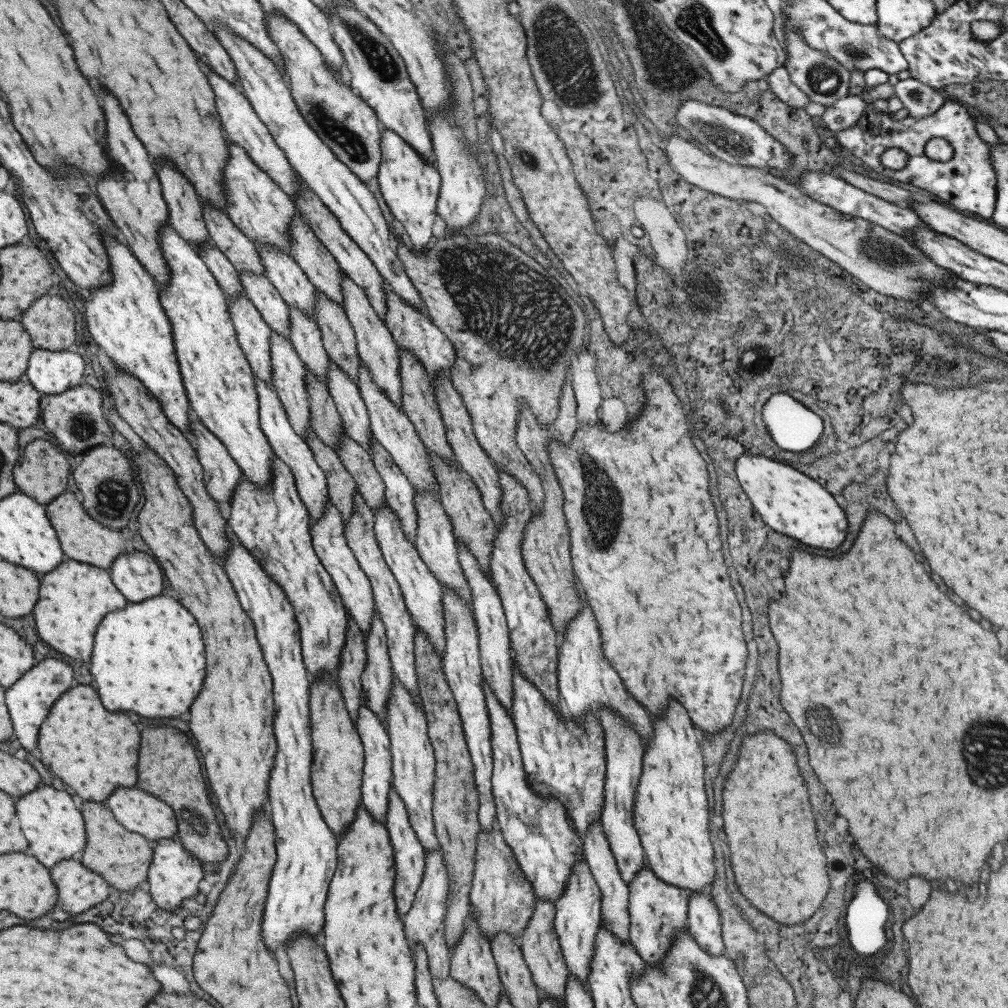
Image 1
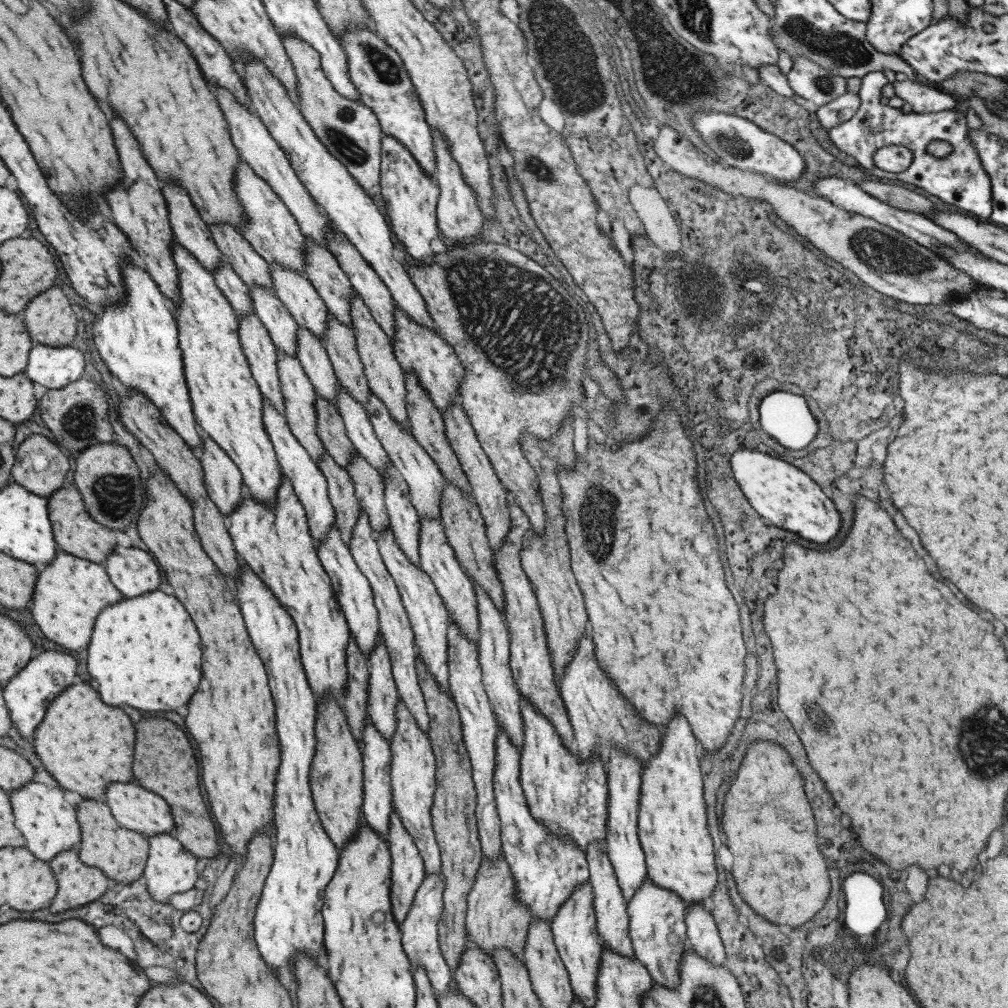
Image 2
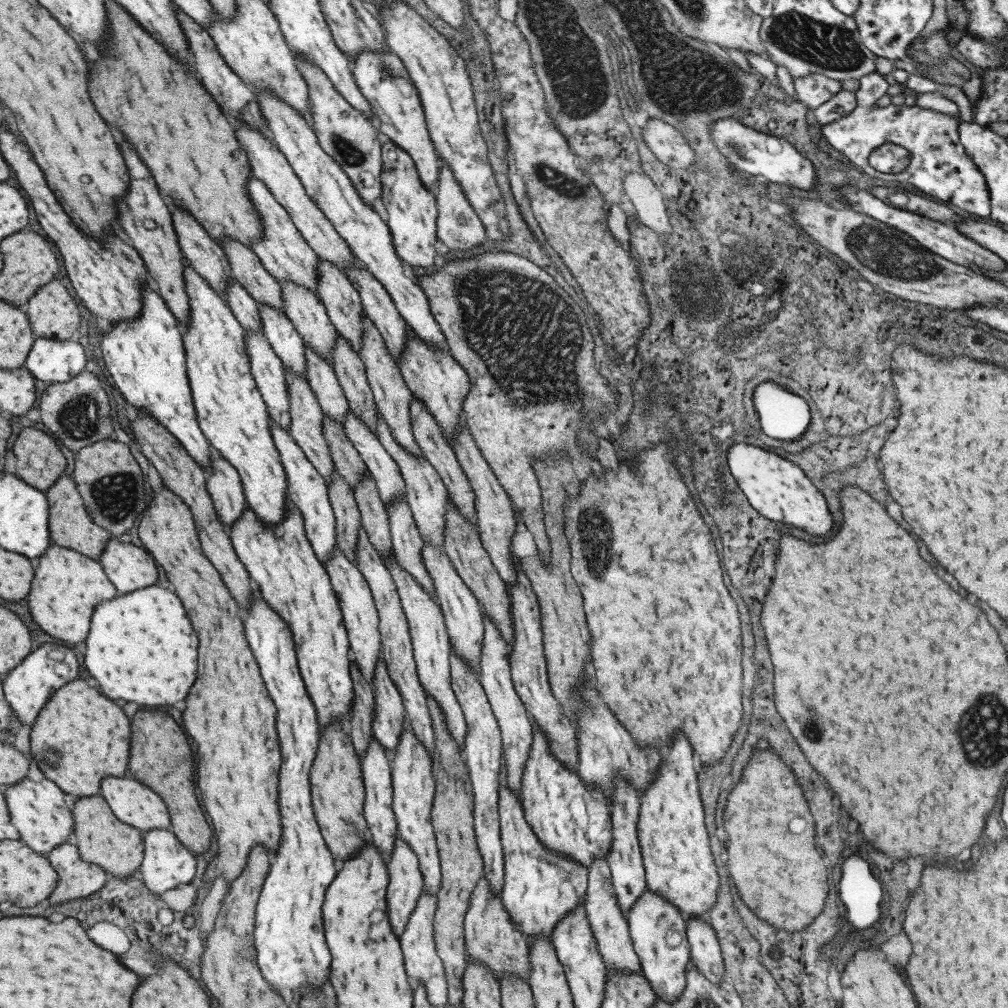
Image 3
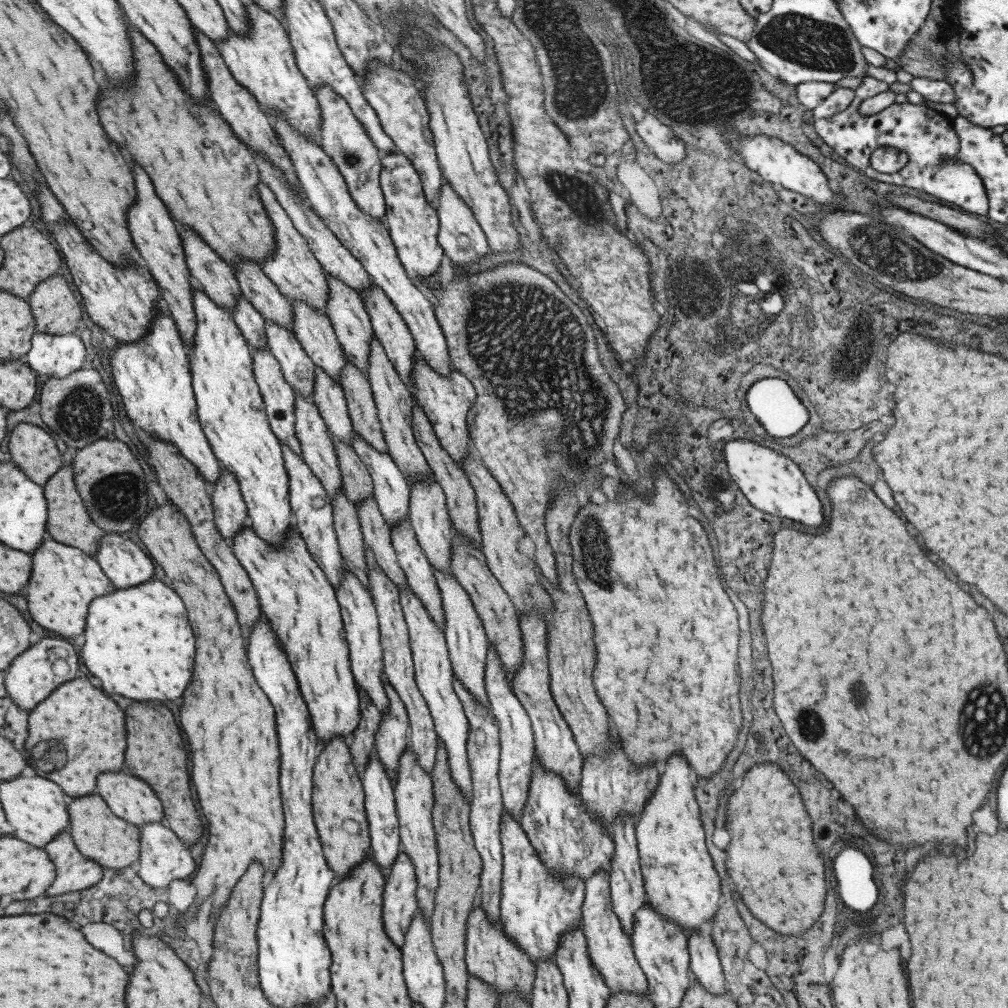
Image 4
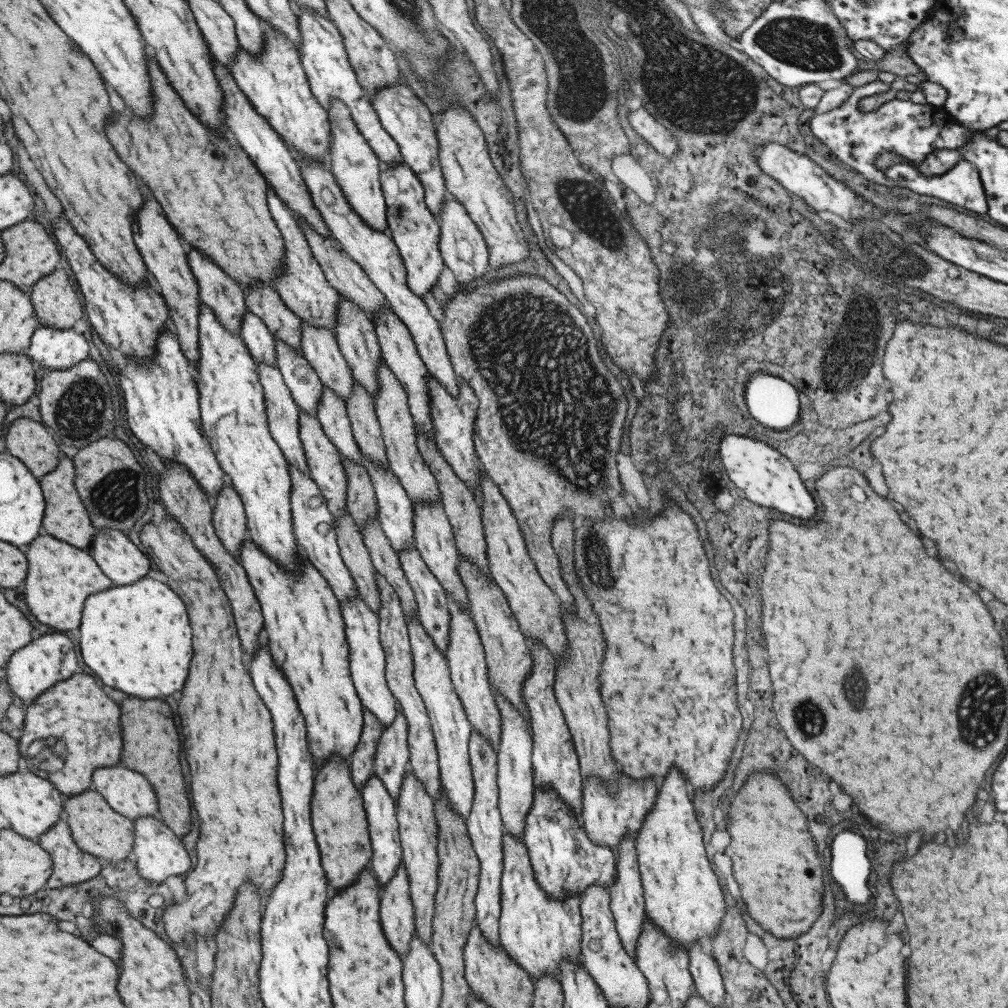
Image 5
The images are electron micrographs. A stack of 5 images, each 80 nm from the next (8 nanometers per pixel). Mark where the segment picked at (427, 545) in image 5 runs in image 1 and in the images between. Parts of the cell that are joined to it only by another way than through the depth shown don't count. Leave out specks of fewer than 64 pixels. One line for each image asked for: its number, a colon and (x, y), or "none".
1: (388, 424)
2: (424, 481)
3: (426, 495)
4: (428, 517)

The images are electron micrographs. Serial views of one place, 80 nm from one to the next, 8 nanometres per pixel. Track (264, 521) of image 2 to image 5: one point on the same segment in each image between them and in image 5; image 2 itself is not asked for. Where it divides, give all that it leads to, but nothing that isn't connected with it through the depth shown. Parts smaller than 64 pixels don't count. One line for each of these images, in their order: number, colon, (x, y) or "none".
3: (279, 561)
4: (294, 596)
5: (302, 626)

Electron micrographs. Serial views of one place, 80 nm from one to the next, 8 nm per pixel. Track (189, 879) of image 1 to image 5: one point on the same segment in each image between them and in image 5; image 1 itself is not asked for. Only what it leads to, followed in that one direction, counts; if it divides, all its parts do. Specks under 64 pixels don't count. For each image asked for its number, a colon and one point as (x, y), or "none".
2: (169, 869)
3: (166, 863)
4: (162, 858)
5: (157, 854)

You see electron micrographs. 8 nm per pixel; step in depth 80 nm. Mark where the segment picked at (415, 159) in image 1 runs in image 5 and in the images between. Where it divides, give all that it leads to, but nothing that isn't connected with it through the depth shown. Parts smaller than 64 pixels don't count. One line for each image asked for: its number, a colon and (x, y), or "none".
2: (409, 196)
3: (411, 208)
4: (412, 223)
5: (414, 230)

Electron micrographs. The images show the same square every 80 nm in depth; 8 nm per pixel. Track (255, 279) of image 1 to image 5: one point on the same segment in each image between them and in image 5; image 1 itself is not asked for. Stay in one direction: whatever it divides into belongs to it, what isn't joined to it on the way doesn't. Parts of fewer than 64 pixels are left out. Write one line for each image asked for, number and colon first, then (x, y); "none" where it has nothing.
2: (282, 329)
3: (276, 327)
4: (297, 369)
5: (304, 385)

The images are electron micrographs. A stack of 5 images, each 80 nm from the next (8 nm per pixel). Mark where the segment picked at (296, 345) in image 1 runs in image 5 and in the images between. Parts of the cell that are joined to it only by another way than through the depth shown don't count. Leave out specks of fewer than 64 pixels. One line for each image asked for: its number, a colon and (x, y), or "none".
2: (310, 353)
3: (320, 376)
4: (327, 395)
5: (331, 413)

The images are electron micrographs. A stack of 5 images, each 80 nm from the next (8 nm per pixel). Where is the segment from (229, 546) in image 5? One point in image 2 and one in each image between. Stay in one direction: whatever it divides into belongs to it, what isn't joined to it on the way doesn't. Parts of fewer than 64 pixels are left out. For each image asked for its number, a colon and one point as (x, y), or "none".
2: (223, 483)
3: (223, 485)
4: (229, 513)

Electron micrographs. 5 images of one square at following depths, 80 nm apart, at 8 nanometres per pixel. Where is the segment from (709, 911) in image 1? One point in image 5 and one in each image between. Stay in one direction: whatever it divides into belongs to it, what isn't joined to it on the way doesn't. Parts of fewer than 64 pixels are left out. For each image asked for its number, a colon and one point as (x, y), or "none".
2: (701, 931)
3: (704, 949)
4: (704, 963)
5: (707, 982)

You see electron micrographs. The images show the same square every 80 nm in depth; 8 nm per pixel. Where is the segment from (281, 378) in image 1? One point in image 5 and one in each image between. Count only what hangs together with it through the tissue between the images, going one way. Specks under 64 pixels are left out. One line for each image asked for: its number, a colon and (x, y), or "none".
2: (298, 397)
3: (304, 428)
4: (317, 450)
5: (323, 462)

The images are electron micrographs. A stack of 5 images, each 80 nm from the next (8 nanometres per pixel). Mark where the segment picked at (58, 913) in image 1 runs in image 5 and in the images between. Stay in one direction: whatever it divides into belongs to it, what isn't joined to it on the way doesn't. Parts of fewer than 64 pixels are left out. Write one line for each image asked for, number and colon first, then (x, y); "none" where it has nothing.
2: (77, 884)
3: (75, 878)
4: (73, 872)
5: (70, 865)

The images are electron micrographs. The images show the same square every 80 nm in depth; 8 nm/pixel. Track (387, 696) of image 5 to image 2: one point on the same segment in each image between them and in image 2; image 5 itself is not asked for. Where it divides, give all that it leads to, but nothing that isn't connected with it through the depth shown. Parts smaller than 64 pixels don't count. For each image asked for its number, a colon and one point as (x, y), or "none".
2: (354, 596)
3: (360, 618)
4: (359, 619)

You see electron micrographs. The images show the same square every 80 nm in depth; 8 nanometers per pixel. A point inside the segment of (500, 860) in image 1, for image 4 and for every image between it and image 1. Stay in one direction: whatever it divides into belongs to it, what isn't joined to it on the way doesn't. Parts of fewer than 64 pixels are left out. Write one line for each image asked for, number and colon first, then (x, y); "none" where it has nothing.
2: (494, 918)
3: (490, 936)
4: (490, 955)

